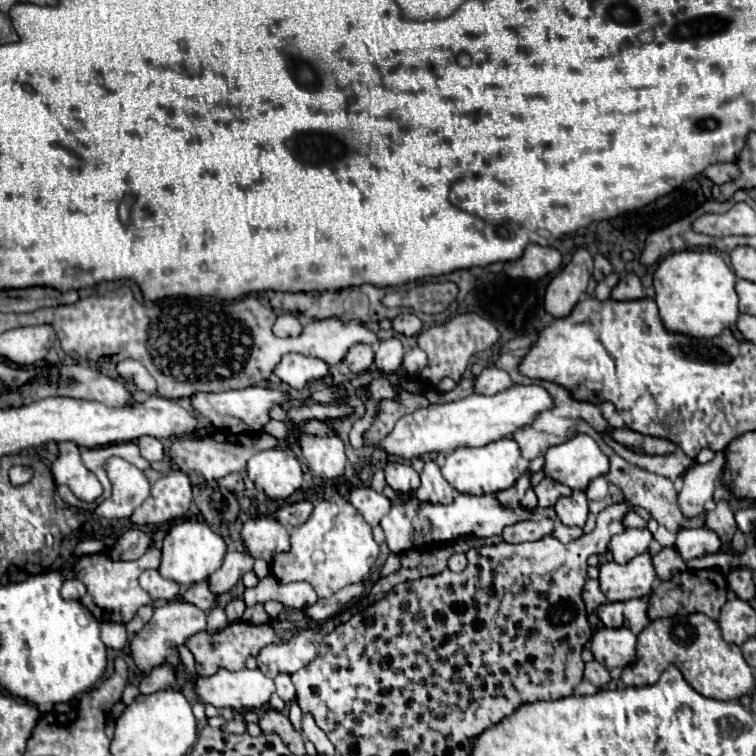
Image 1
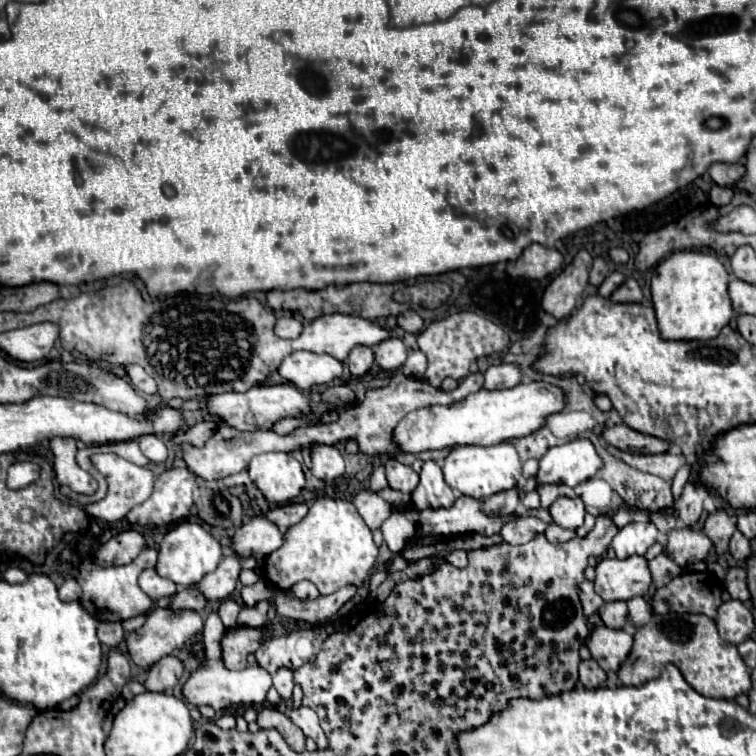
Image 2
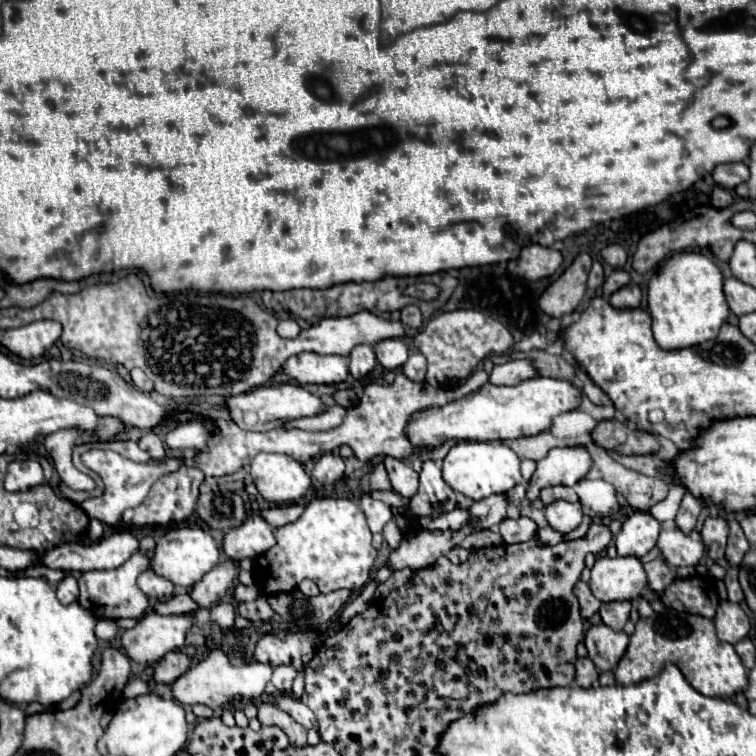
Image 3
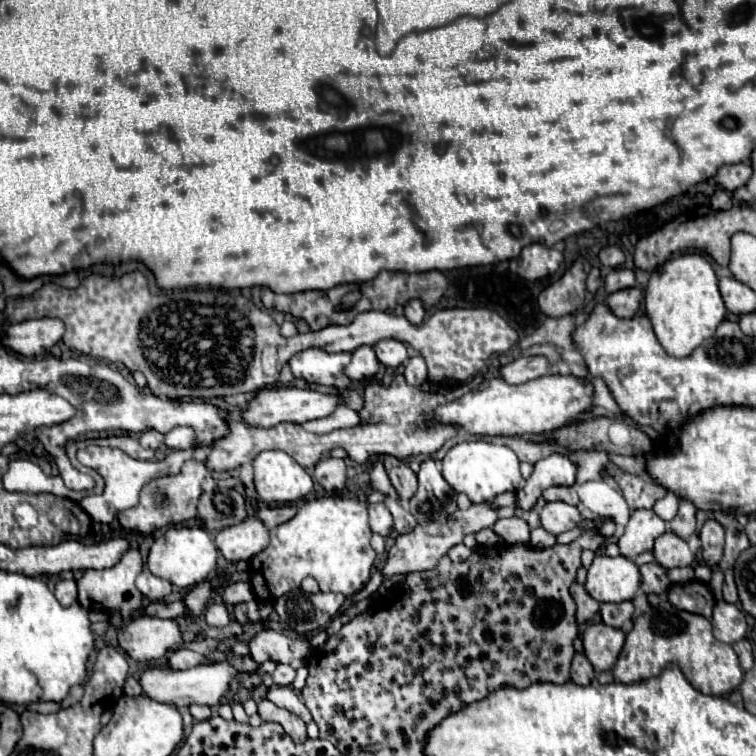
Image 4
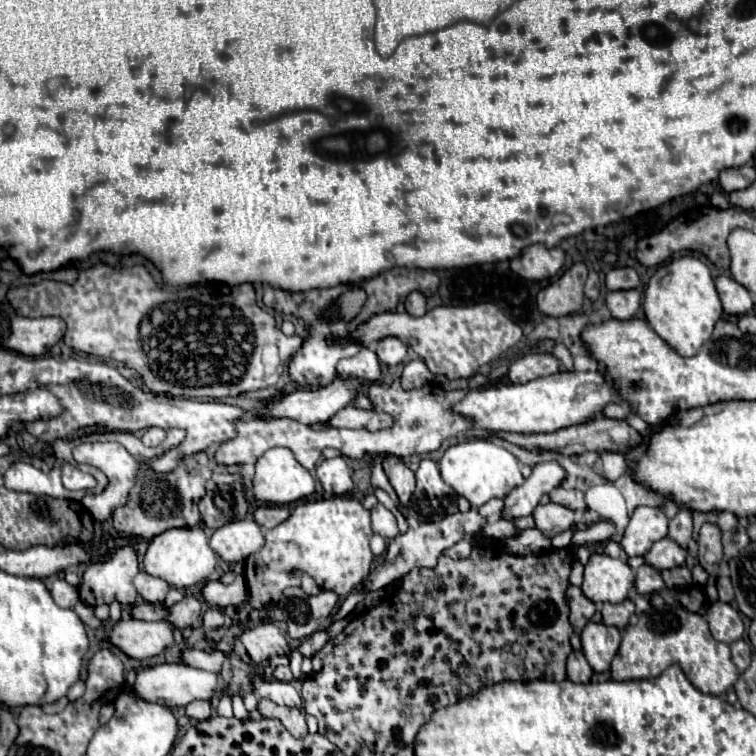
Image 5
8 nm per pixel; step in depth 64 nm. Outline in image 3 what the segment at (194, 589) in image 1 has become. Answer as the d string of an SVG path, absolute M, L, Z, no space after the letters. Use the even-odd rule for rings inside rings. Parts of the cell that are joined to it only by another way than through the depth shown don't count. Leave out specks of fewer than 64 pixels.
M180 592L176 596L172 596L166 602L158 602L154 606L156 612L164 612L164 614L180 614L180 612L196 612L200 606L190 598L188 592Z

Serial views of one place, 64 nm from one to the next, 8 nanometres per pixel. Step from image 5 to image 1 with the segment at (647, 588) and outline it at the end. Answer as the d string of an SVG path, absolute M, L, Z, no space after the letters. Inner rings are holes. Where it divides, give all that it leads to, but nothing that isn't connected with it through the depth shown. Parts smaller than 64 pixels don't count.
M674 546L670 548L662 548L654 558L652 558L654 566L656 566L656 574L658 578L668 578L668 576L674 576L676 572L682 572L686 570L686 560L676 552Z

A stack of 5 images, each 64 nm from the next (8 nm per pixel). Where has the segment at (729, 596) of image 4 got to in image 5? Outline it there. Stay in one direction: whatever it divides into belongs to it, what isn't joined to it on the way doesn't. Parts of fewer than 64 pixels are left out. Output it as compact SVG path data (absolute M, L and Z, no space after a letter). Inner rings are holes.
M722 576L718 580L718 598L720 602L734 602L734 588L730 584L730 576Z

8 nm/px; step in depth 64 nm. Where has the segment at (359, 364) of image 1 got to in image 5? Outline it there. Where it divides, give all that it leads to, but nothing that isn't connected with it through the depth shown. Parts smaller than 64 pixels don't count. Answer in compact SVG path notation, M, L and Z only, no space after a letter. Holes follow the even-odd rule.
M362 346L356 356L348 358L348 360L340 360L338 374L346 376L346 378L376 382L380 378L380 360L370 348Z

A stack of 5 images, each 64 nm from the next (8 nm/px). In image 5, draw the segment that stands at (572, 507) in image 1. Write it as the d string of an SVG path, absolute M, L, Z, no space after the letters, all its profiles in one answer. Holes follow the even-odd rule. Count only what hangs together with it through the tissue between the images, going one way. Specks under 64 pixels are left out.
M554 502L538 506L532 516L536 520L536 528L540 528L540 532L544 532L550 538L564 530L570 530L576 524L576 512L568 506Z

